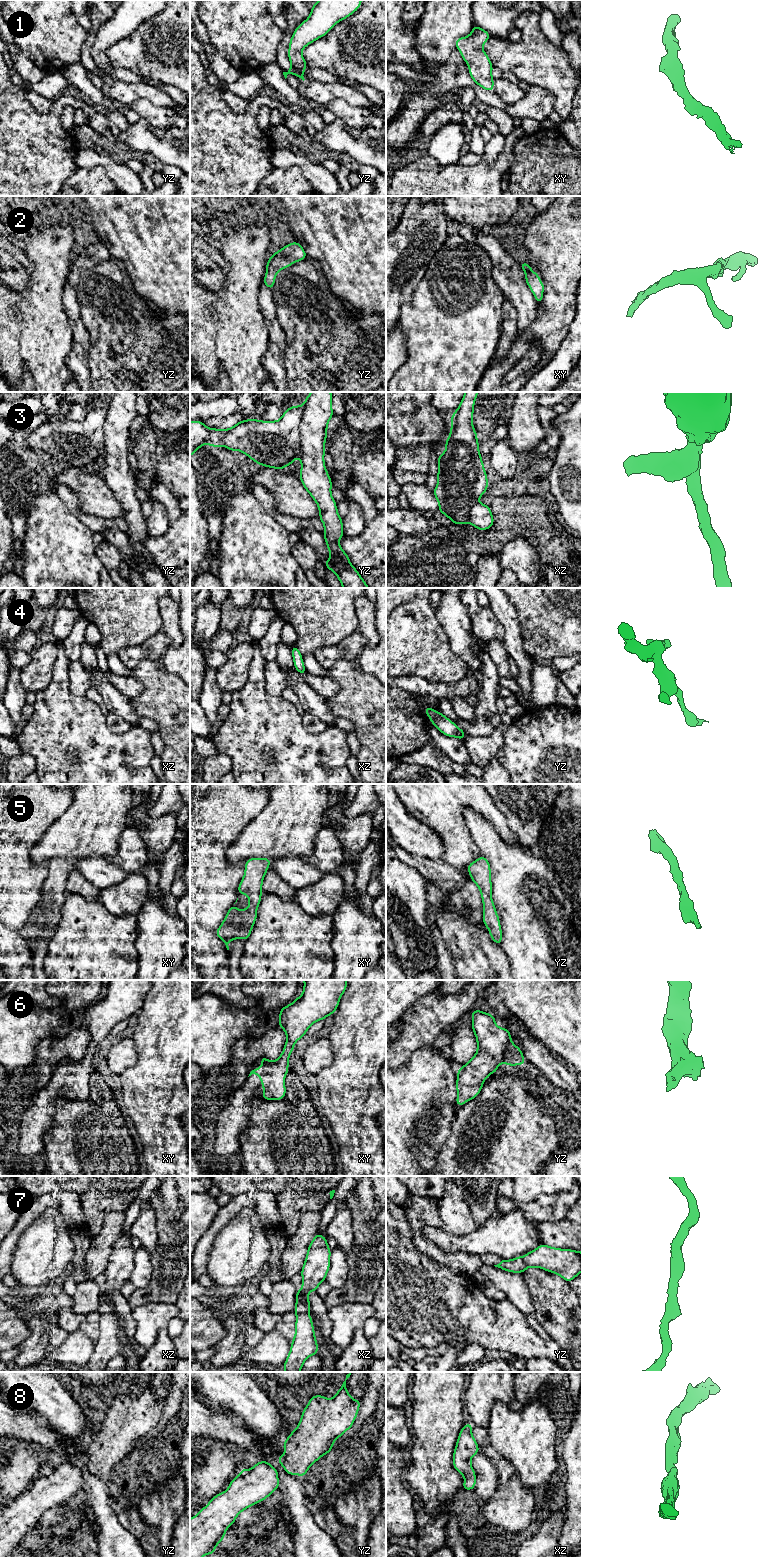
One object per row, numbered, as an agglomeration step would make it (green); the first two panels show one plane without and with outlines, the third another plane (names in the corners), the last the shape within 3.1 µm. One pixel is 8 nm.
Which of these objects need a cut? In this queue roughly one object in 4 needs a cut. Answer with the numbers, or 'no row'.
3

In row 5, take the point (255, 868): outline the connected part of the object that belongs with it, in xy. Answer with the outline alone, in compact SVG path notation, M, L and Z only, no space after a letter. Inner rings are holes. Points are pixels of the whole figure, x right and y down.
M250 858L250 859L248 859L246 861L246 864L245 864L245 867L244 867L245 873L244 873L244 876L243 876L243 878L242 878L242 880L241 880L241 882L240 882L240 884L238 886L238 893L239 894L245 894L249 898L249 906L245 910L241 910L241 909L236 908L234 906L234 904L237 902L237 900L238 900L238 898L237 898L236 902L232 905L232 907L229 908L229 910L228 910L228 912L227 912L227 914L226 914L226 916L224 918L222 924L220 925L220 927L215 931L216 935L225 943L227 950L229 950L228 943L230 941L232 941L234 939L245 939L245 940L247 940L250 937L250 934L251 934L251 931L252 931L252 927L254 926L256 918L257 918L257 908L258 908L258 906L259 906L259 904L261 902L263 878L264 878L266 872L268 871L268 867L269 867L270 863L271 863L271 860L269 858Z

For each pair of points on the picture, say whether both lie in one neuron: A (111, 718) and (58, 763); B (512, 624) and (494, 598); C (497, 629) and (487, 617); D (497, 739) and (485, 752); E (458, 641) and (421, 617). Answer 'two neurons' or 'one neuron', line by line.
A: two neurons
B: one neuron
C: one neuron
D: one neuron
E: two neurons

